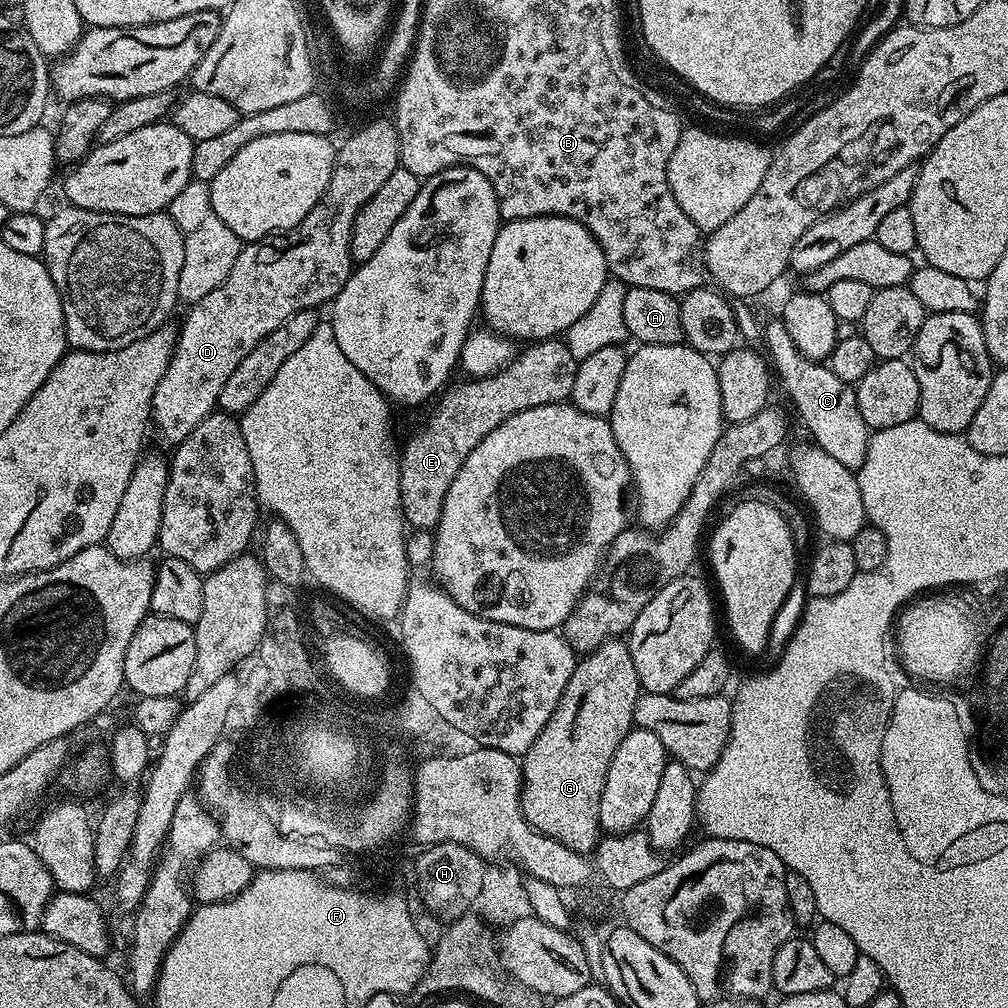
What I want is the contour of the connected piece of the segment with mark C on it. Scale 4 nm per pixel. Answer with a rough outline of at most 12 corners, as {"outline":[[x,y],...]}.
{"outline":[[763,325],[771,367],[816,447],[858,470],[870,430],[855,387]]}

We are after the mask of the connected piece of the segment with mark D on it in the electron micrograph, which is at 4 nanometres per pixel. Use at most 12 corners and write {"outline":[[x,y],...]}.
{"outline":[[395,123],[336,148],[314,210],[245,243],[187,309],[152,399],[172,446],[238,362],[352,277],[358,212],[400,163]]}

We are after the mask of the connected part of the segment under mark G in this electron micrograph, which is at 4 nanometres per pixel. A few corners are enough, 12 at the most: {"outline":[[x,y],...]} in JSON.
{"outline":[[623,639],[577,659],[522,757],[526,822],[591,853],[634,727]]}

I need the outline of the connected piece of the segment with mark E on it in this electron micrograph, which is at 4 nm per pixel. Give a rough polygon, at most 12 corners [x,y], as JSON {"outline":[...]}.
{"outline":[[563,339],[435,401],[398,459],[409,529],[432,530],[490,430],[571,397]]}

